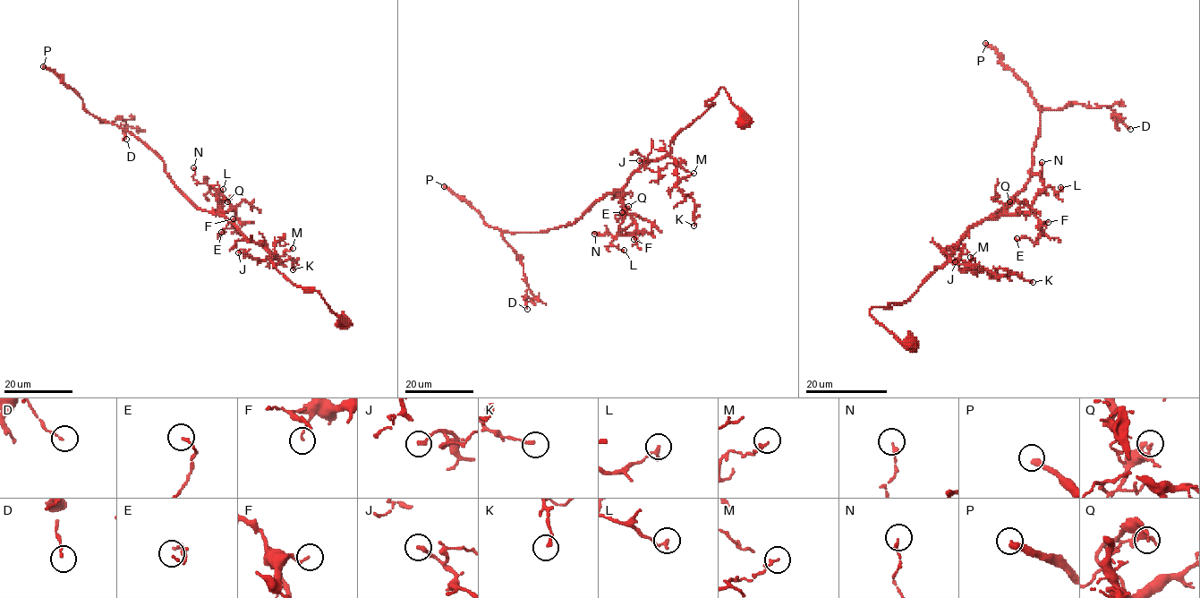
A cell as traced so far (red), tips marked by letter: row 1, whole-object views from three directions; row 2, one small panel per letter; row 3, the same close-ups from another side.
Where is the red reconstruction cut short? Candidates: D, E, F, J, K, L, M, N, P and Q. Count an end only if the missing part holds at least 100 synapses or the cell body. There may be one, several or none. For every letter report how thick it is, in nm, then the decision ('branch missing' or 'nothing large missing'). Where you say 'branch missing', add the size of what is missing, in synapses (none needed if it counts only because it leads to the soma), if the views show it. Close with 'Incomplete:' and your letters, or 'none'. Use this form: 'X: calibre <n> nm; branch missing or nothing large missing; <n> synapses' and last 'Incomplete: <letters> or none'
D: calibre 110 nm; nothing large missing
E: calibre 120 nm; nothing large missing
F: calibre 100 nm; nothing large missing
J: calibre 200 nm; nothing large missing
K: calibre 160 nm; nothing large missing
L: calibre 220 nm; nothing large missing
M: calibre 140 nm; nothing large missing
N: calibre 150 nm; nothing large missing
P: calibre 360 nm; branch missing; 130 synapses
Q: calibre 150 nm; nothing large missing
Incomplete: P

